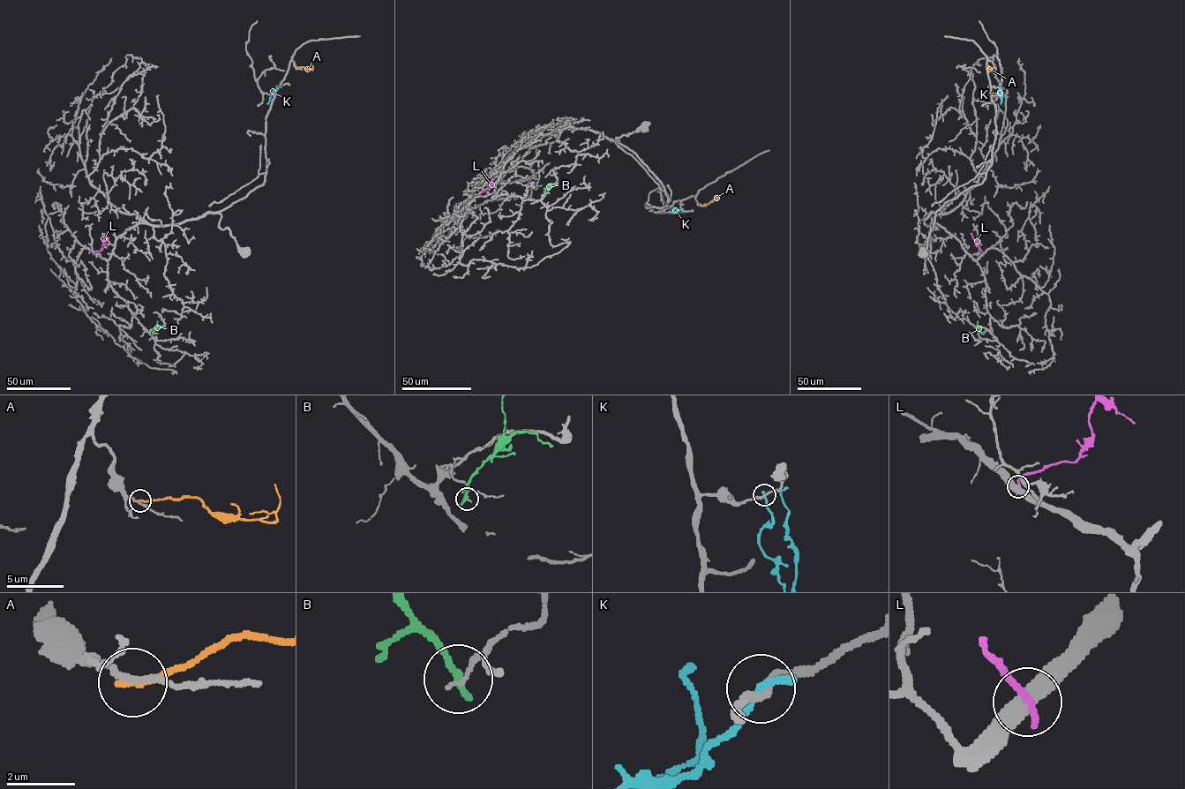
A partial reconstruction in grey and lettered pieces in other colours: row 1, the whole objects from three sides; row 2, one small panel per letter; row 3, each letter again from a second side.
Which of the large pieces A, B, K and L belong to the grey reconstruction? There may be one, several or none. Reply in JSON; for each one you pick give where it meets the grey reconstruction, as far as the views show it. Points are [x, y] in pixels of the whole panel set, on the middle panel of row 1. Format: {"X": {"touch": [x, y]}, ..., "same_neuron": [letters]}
{"same_neuron": []}

